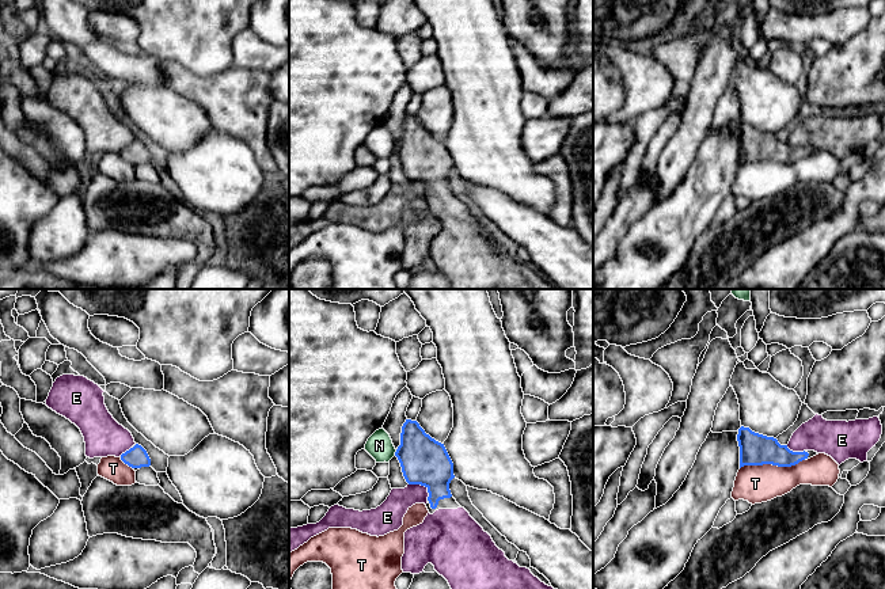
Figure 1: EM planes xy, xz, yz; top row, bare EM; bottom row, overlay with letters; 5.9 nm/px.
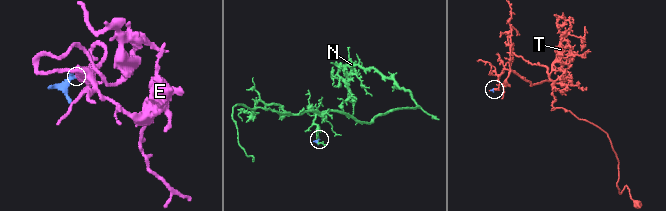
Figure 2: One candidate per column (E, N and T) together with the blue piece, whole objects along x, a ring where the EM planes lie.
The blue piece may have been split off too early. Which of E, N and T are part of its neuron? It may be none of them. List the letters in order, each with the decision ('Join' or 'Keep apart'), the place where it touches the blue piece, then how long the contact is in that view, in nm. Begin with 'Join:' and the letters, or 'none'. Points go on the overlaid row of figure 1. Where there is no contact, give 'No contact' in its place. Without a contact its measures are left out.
Join: E
E: Join. Touches blue at xz (424, 485). Shared border 160 nm
N: Keep apart. Touches blue at xz (395, 452). Shared border 40 nm
T: Keep apart. Touches blue at yz (771, 463). Shared border 380 nm

